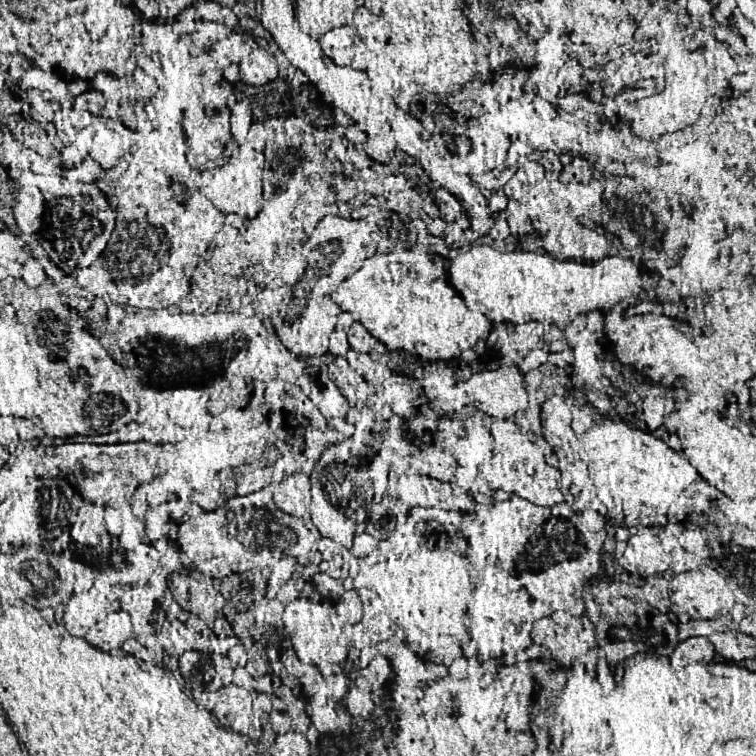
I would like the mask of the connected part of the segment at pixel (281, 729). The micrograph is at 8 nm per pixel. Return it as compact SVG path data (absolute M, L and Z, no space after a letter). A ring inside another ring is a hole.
M271 710L269 712L269 720L271 720L271 728L277 732L277 734L285 734L291 730L291 718L287 712L277 712L277 710Z

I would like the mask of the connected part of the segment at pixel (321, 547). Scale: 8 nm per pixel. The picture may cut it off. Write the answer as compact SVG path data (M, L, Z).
M319 538L319 544L317 544L317 550L319 550L319 554L325 558L325 560L329 560L339 548L331 542L331 540L327 540L327 538Z

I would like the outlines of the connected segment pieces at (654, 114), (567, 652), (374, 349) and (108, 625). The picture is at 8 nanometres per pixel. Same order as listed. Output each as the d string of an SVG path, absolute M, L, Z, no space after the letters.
M671 56L665 60L665 64L667 66L665 66L663 92L631 104L633 112L629 118L629 126L637 138L649 140L649 138L657 138L665 132L677 132L677 130L689 126L705 106L705 98L707 98L707 72L705 72L705 68L701 64L691 62L689 58L681 58L681 56Z
M539 618L531 624L531 640L539 644L545 652L549 652L549 656L557 660L563 668L567 668L573 666L579 656L593 646L595 634L591 628L583 628L579 636L569 636L549 618Z
M351 324L347 330L347 344L351 350L357 350L361 354L373 354L373 356L383 356L385 354L385 346L375 340L373 336L369 336L359 324Z
M117 610L117 612L109 612L103 620L93 624L87 630L85 640L93 648L111 652L111 650L119 648L123 644L123 640L129 636L131 636L131 616L125 610Z

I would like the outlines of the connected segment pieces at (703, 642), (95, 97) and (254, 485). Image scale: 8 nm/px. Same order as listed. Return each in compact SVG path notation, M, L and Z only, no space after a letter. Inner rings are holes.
M687 638L677 644L675 652L671 654L671 666L681 668L693 662L711 662L715 656L715 648L707 638Z
M87 90L87 92L79 94L77 98L73 98L73 108L77 108L77 110L87 110L87 112L91 112L91 114L95 114L95 116L101 114L103 104L105 104L103 96L101 96L99 92L95 92L95 90Z
M261 466L257 470L253 470L251 474L247 476L241 476L239 482L237 482L237 494L245 496L245 494L251 494L263 486L267 486L271 482L271 466Z

